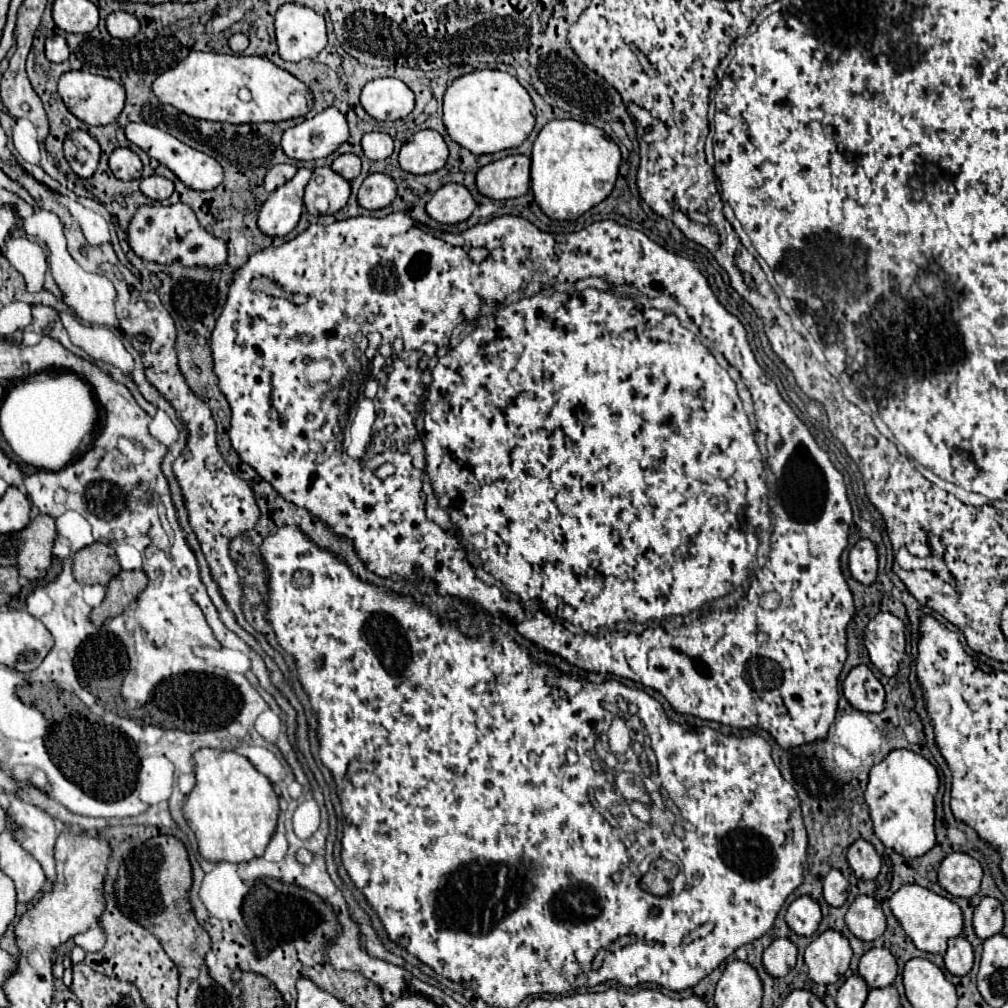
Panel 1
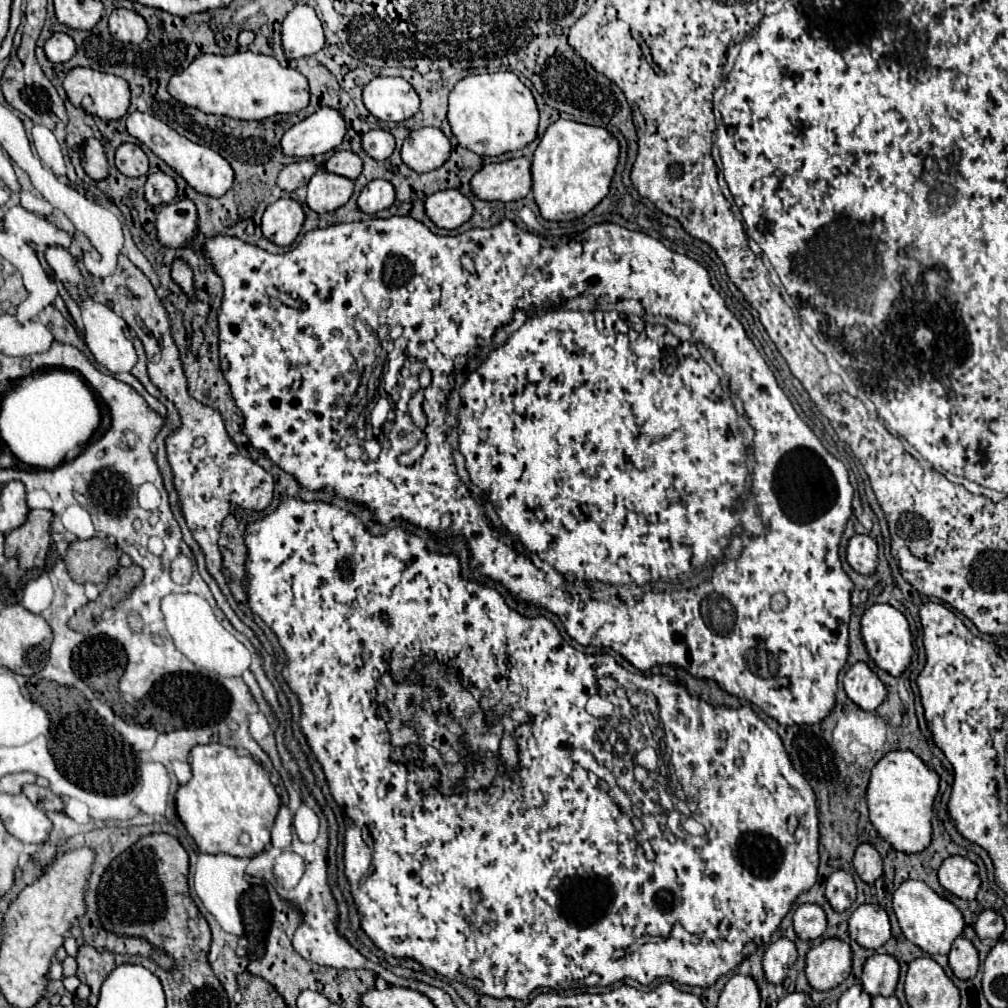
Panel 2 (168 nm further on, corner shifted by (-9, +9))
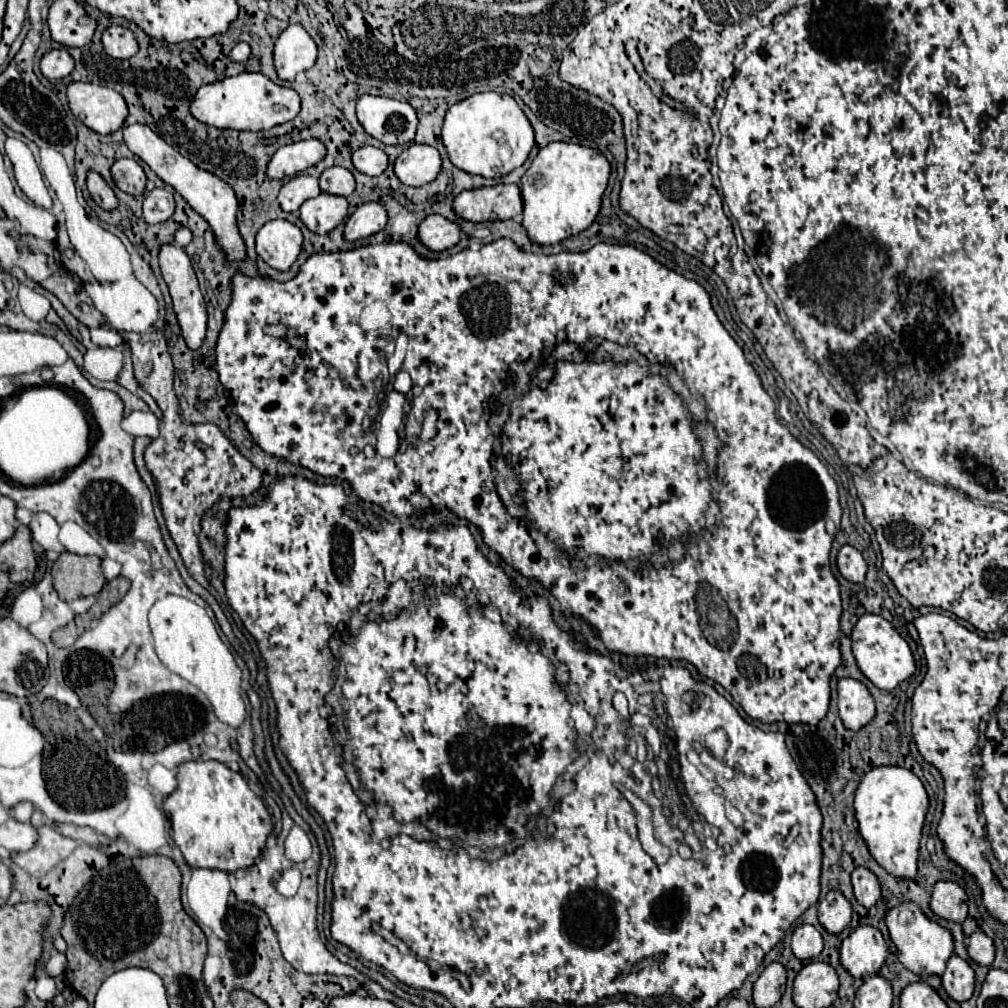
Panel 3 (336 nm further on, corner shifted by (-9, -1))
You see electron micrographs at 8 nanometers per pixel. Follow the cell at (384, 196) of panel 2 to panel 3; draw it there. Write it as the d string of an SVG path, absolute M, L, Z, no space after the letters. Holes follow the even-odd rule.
M376 202L362 204L348 218L346 228L344 228L344 240L356 242L356 240L368 238L368 236L384 230L386 220L388 220L386 210L380 204L376 204Z

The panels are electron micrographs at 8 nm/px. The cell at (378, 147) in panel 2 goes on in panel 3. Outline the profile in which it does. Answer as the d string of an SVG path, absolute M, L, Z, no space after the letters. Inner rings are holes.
M362 146L362 148L354 150L352 164L358 172L362 172L366 176L380 176L388 166L388 156L380 148Z

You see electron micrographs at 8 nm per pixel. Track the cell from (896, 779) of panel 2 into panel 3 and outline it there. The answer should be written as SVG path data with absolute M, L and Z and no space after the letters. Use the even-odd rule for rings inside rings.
M900 766L872 768L858 784L854 810L858 832L864 838L872 858L894 878L914 878L918 844L928 812L928 794L918 776Z

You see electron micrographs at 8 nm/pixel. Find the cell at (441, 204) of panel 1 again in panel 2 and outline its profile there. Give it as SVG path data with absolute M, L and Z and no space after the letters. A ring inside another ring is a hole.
M448 188L446 192L436 192L426 200L426 214L438 228L458 228L474 212L474 206L464 192L458 188Z

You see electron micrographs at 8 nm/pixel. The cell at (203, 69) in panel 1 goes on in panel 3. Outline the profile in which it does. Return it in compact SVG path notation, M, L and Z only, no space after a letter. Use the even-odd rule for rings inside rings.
M242 72L216 84L202 86L190 104L192 116L208 126L260 132L292 120L300 112L300 96L292 88L270 82L264 74Z

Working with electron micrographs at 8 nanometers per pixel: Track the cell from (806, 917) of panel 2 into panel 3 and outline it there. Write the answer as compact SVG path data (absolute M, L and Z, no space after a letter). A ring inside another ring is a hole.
M802 924L794 930L792 934L792 952L798 960L812 960L822 952L822 936L820 932L810 926L810 924Z

